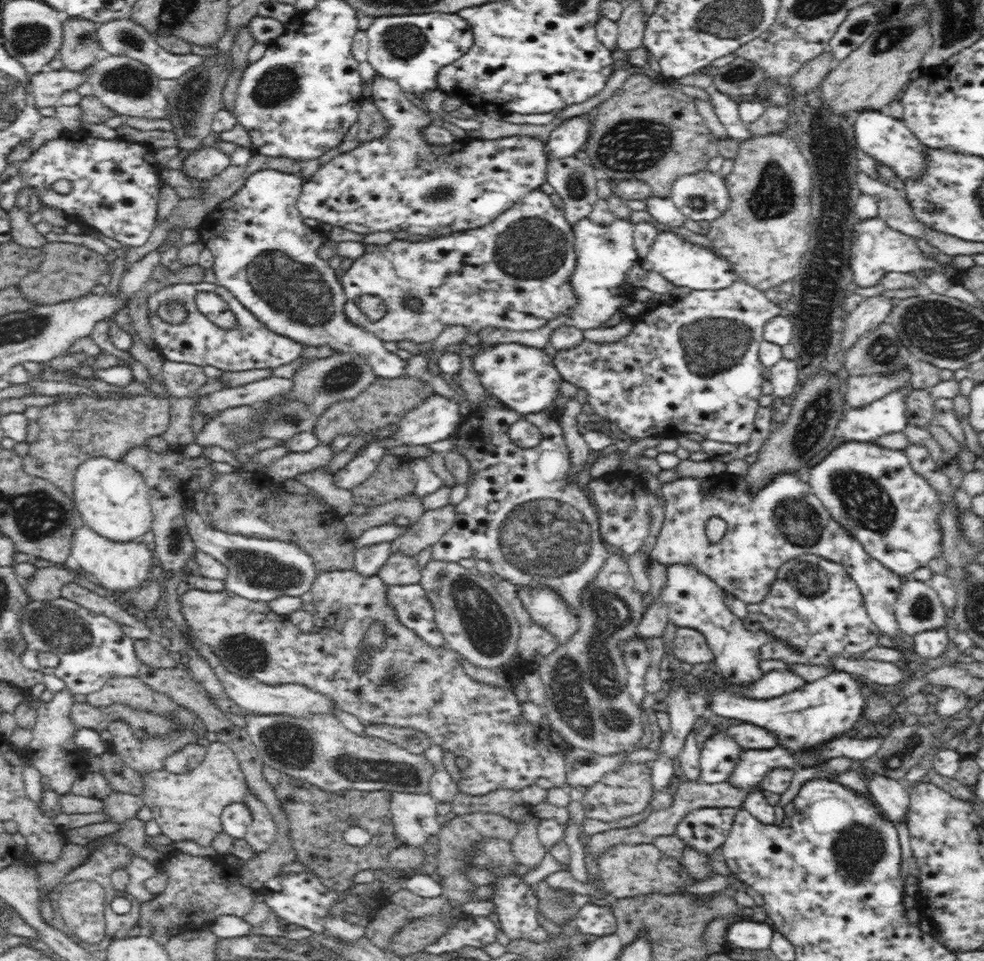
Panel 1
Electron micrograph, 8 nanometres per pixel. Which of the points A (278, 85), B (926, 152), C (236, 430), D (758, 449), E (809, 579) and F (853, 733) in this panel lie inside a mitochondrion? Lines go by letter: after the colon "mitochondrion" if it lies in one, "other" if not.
A: mitochondrion
B: other
C: mitochondrion
D: other
E: mitochondrion
F: other

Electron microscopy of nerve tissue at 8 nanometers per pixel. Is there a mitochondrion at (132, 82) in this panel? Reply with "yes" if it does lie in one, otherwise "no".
yes

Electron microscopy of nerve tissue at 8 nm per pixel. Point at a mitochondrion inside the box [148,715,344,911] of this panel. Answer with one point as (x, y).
(286, 744)

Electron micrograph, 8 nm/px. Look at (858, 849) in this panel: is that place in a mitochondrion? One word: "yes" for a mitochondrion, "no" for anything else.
yes

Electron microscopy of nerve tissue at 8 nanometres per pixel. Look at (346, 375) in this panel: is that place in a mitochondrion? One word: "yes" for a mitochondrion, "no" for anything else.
yes

